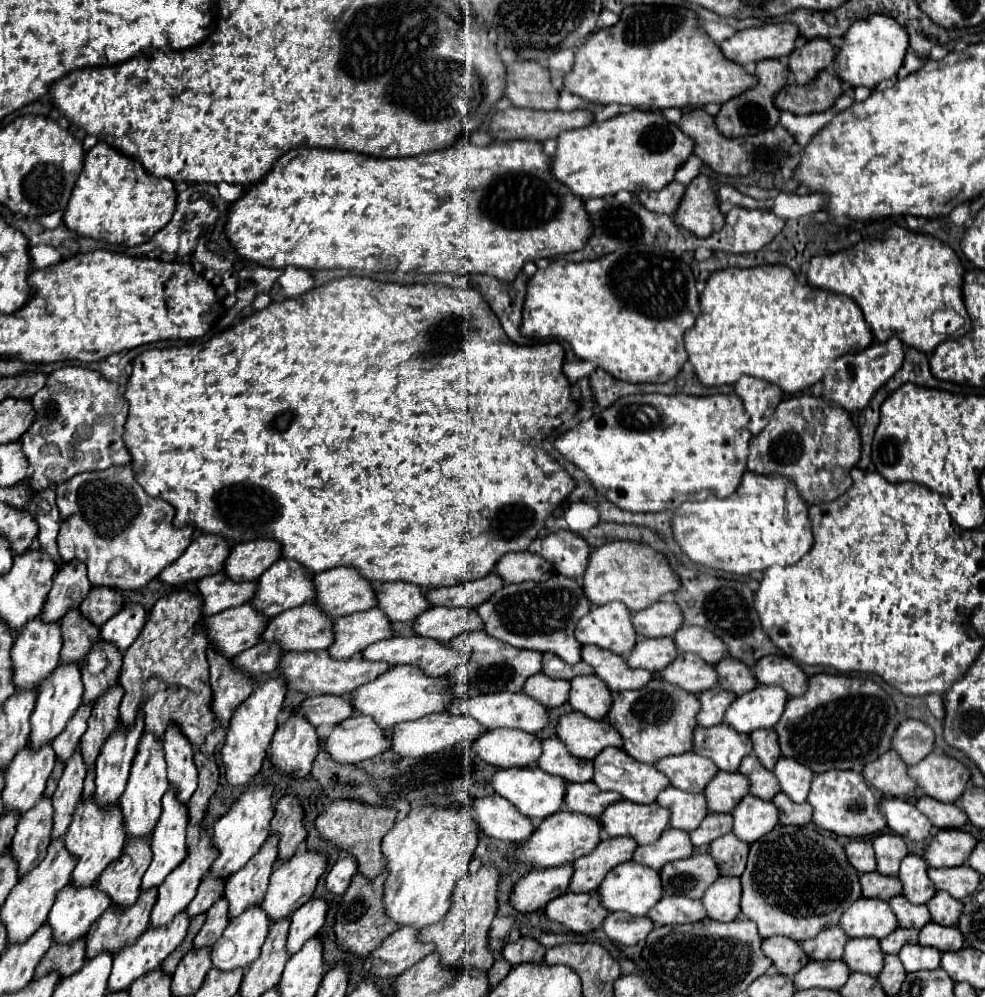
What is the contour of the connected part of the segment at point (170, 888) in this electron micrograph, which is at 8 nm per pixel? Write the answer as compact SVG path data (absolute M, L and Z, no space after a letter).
M200 831L198 847L192 849L184 859L184 865L174 869L170 877L166 877L164 885L160 885L158 899L150 915L150 927L168 925L194 899L196 889L204 877L204 869L208 869L208 861L212 861L210 847L212 841L208 841L206 831Z

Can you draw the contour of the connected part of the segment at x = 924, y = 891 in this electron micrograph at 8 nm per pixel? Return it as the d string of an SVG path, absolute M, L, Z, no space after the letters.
M906 855L902 859L900 871L898 871L898 879L902 883L902 895L906 897L906 901L920 905L926 903L932 895L934 895L934 885L926 875L928 867L924 865L922 857L918 855Z

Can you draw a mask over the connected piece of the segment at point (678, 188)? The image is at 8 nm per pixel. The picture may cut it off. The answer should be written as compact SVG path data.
M672 181L668 183L664 189L660 191L640 191L638 195L638 201L652 213L666 213L666 215L674 215L674 211L678 209L678 203L680 203L680 197L684 193L684 185L678 183L678 181Z

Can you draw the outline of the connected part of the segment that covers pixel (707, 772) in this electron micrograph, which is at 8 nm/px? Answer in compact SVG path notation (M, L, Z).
M694 753L664 757L654 763L654 767L670 779L670 785L688 793L702 793L704 785L716 775L716 765L704 757L696 757Z

